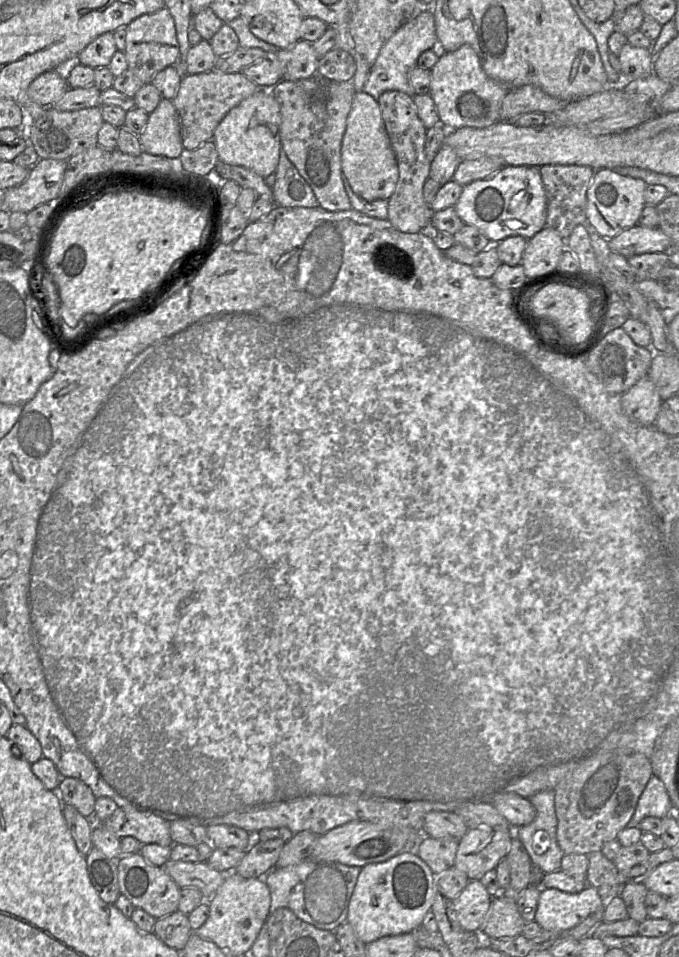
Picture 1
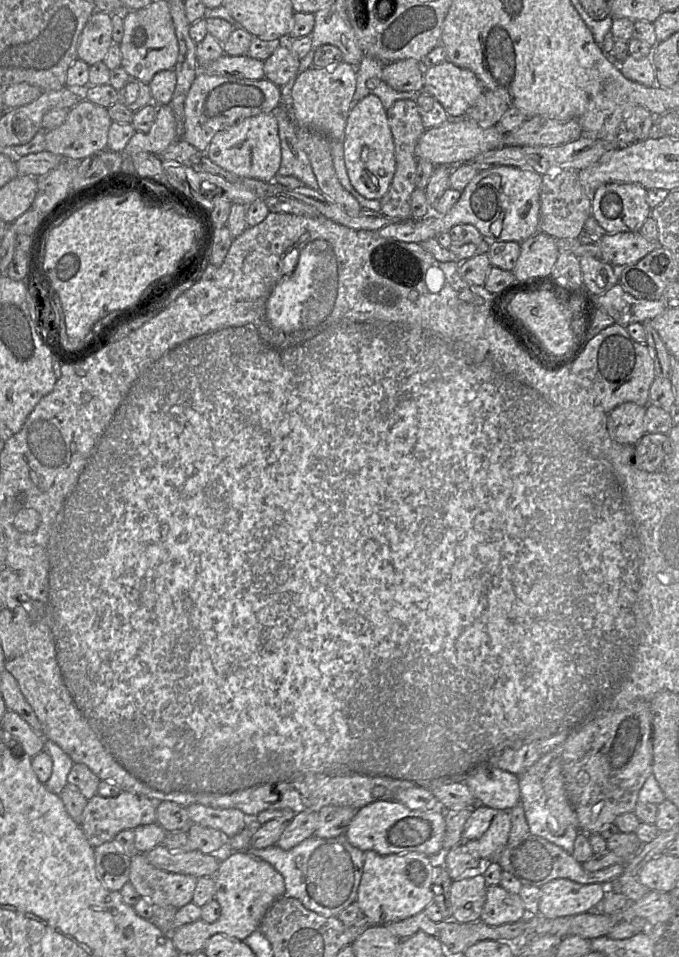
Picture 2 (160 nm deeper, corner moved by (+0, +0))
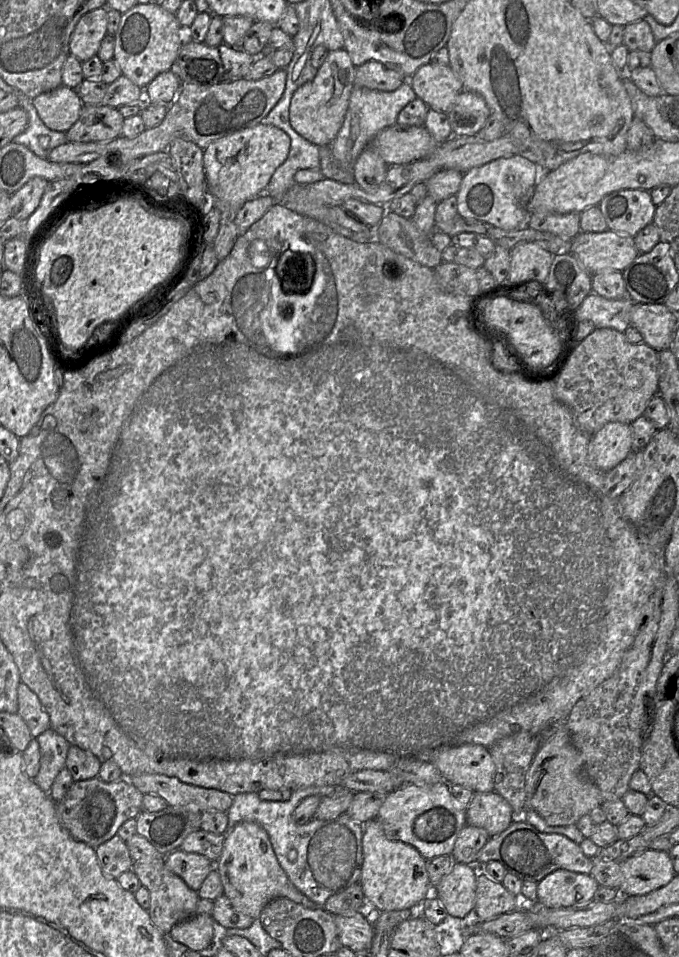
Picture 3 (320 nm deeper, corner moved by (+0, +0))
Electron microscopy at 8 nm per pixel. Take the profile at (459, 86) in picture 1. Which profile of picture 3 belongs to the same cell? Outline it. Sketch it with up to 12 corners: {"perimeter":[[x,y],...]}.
{"perimeter":[[429,62],[407,78],[429,108],[447,114],[463,84]]}

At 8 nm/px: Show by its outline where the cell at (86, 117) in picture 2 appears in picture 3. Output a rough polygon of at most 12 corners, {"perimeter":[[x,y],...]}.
{"perimeter":[[83,105],[68,142],[122,136],[124,117],[107,105]]}

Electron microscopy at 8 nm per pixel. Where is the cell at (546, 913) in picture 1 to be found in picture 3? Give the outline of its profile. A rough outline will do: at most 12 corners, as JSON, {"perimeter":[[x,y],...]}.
{"perimeter":[[558,869],[537,884],[553,909],[593,901],[591,874]]}

